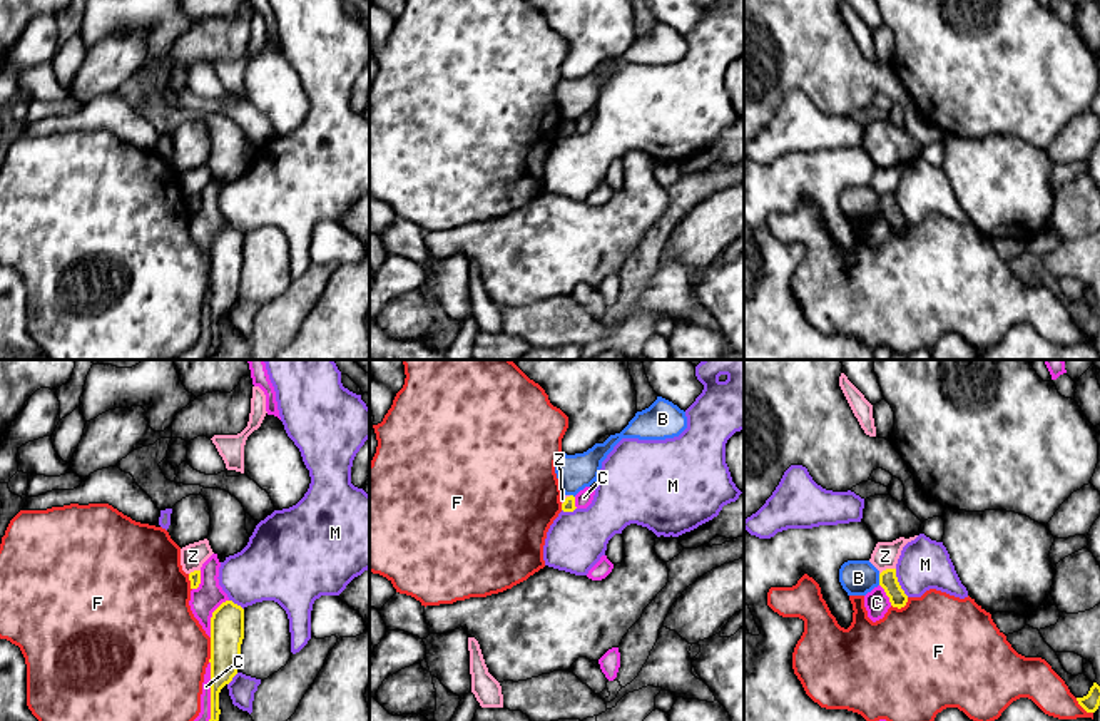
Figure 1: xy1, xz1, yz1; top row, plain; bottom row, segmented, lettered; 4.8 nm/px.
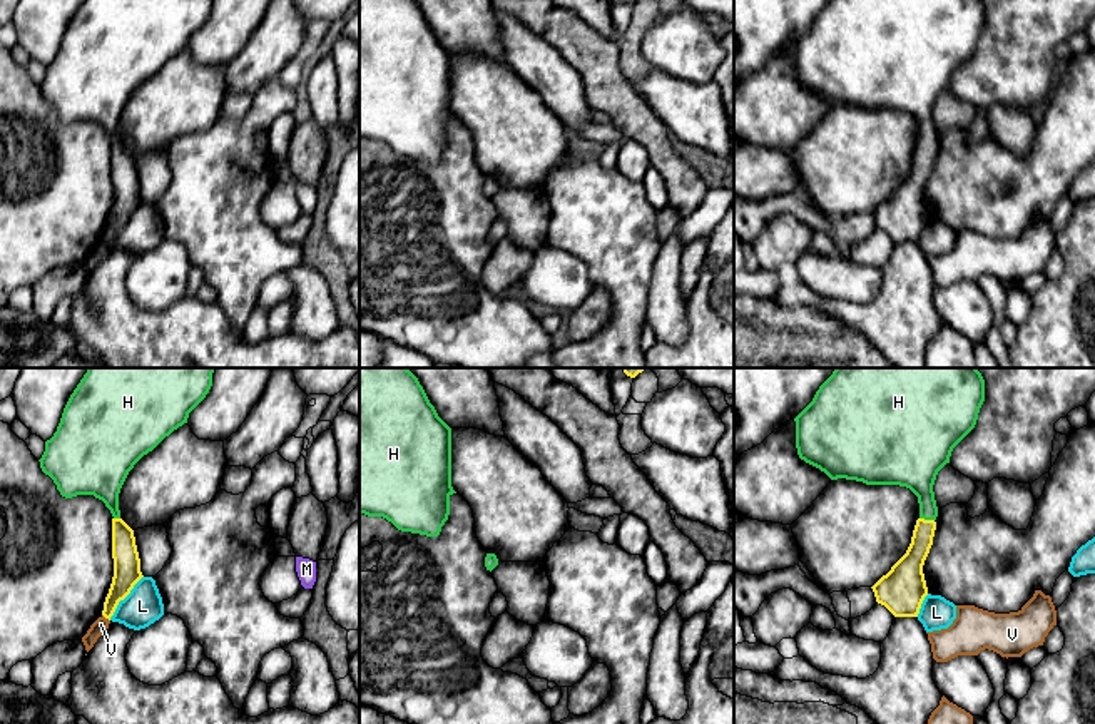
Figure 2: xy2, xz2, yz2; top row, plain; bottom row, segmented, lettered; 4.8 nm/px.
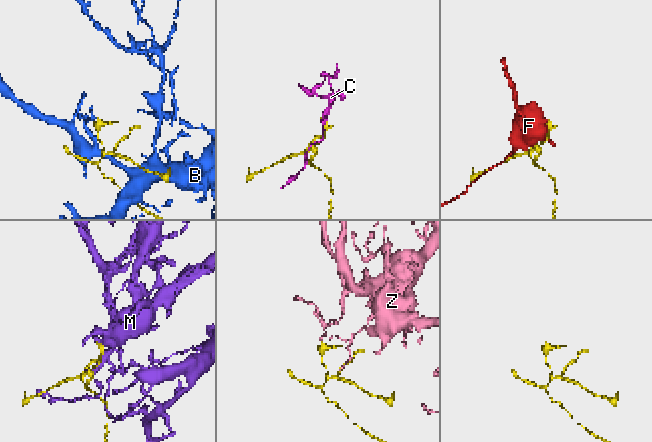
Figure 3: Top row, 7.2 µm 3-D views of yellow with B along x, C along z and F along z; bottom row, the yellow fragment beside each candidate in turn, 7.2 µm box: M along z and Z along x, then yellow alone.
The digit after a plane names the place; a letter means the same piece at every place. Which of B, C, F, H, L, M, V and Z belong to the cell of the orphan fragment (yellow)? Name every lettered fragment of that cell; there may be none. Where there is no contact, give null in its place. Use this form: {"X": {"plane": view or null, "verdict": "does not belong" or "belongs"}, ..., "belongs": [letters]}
{"B": {"plane": "yz1", "verdict": "does not belong"}, "C": {"plane": "xy1", "verdict": "does not belong"}, "F": {"plane": "xy1", "verdict": "does not belong"}, "H": {"plane": "yz2", "verdict": "belongs"}, "L": {"plane": "xy2", "verdict": "does not belong"}, "M": {"plane": "yz1", "verdict": "does not belong"}, "V": {"plane": "xy2", "verdict": "does not belong"}, "Z": {"plane": "yz1", "verdict": "does not belong"}, "belongs": ["H"]}

